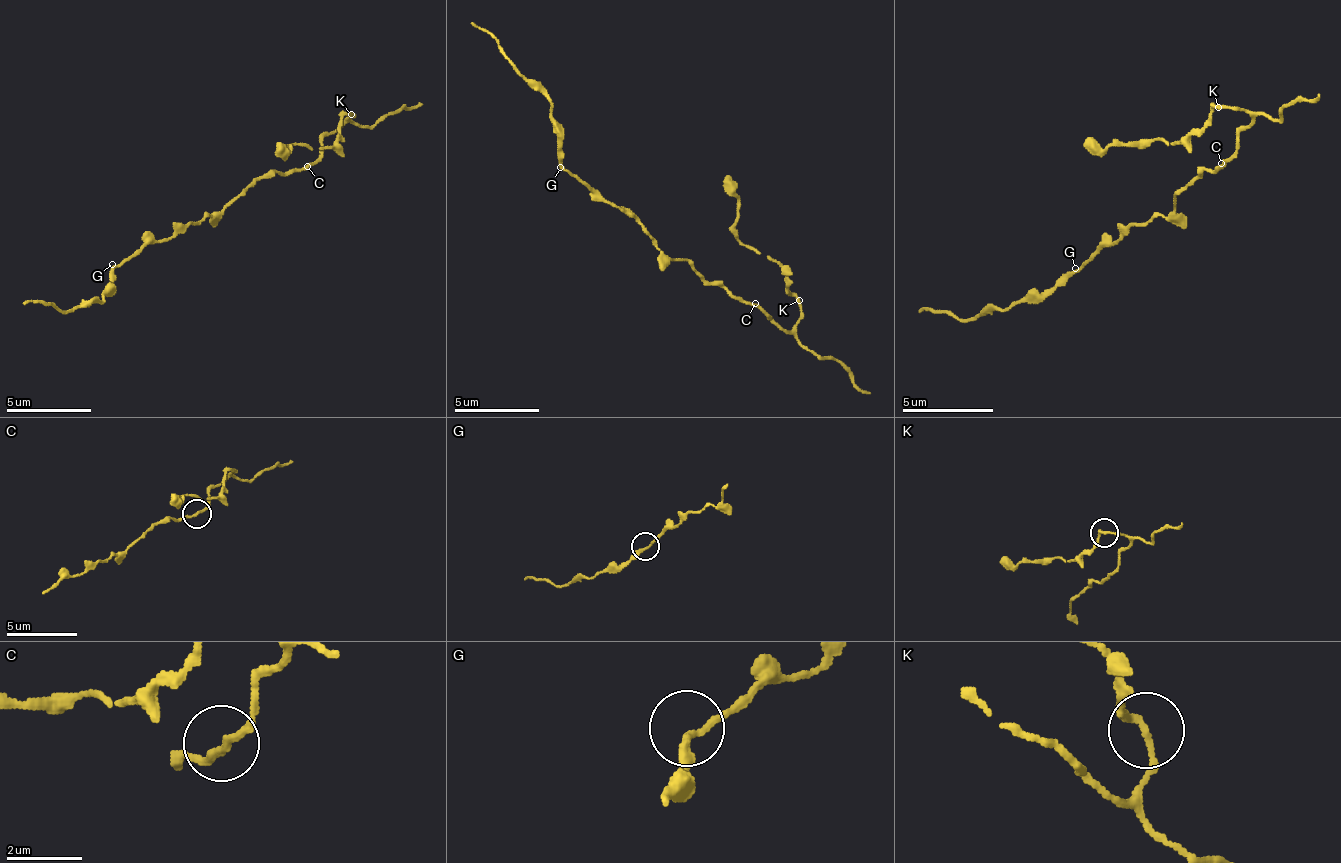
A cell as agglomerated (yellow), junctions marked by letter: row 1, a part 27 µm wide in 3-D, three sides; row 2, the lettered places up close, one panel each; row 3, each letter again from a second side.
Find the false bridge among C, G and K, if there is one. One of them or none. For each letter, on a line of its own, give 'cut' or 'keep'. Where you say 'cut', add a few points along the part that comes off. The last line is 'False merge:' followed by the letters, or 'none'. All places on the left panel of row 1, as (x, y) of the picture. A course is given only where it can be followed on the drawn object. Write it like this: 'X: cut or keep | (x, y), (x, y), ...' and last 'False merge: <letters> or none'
C: keep
G: keep
K: keep
False merge: none

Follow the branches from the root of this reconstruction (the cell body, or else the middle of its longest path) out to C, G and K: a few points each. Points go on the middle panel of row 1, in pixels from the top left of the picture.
C: (683, 260), (709, 282), (717, 282), (738, 299), (755, 303)
G: (683, 260), (671, 260), (632, 218), (628, 218), (615, 205), (599, 201), (560, 167)
K: (683, 260), (709, 282), (717, 282), (738, 299), (755, 303), (789, 332), (802, 320), (802, 303), (797, 299)

